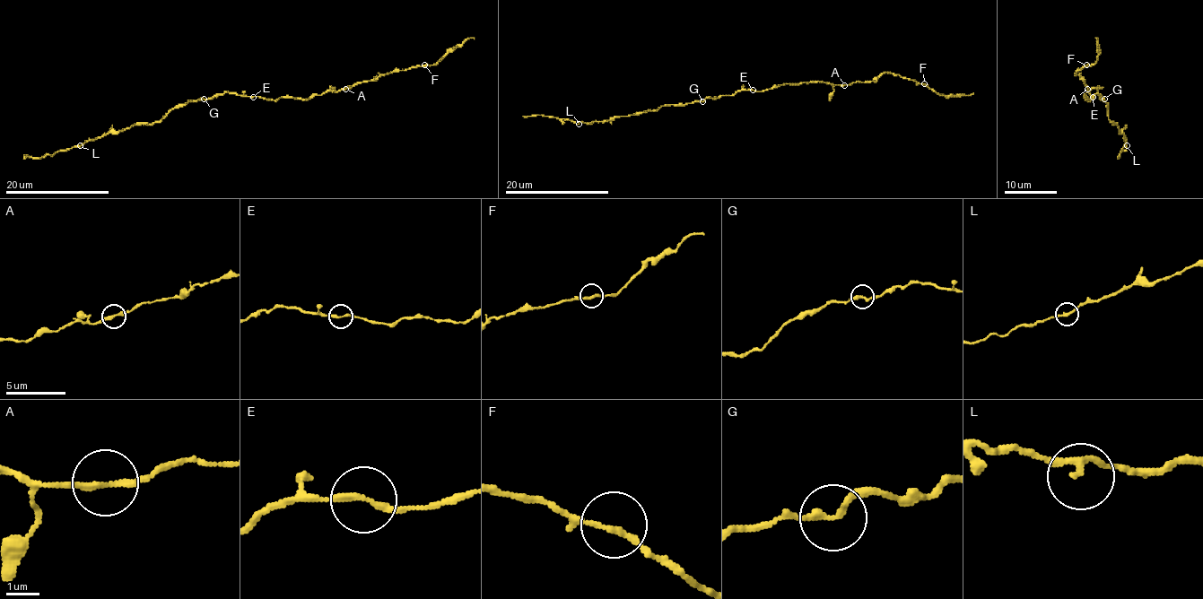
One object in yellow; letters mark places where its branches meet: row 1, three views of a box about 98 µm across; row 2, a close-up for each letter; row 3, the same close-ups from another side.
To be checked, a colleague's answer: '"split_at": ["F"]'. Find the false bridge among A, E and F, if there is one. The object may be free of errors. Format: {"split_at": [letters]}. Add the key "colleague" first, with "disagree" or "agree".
{"colleague": "disagree", "split_at": []}

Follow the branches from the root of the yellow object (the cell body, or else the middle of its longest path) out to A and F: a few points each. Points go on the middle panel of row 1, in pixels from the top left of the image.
A: (751, 90), (763, 91), (780, 85), (815, 81), (844, 85)
F: (751, 90), (763, 91), (780, 85), (815, 81), (849, 85), (858, 81), (875, 81), (886, 72), (924, 83)

